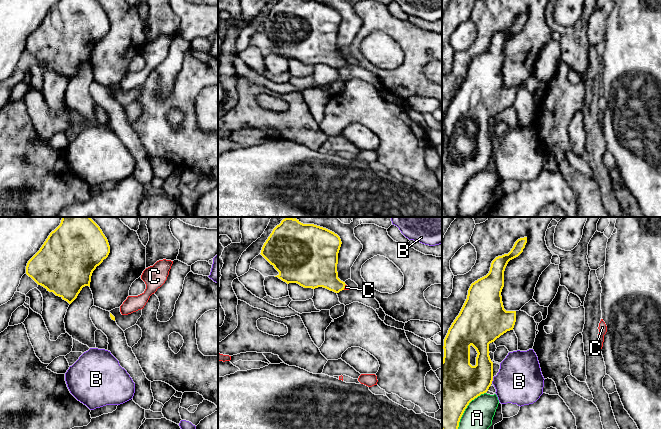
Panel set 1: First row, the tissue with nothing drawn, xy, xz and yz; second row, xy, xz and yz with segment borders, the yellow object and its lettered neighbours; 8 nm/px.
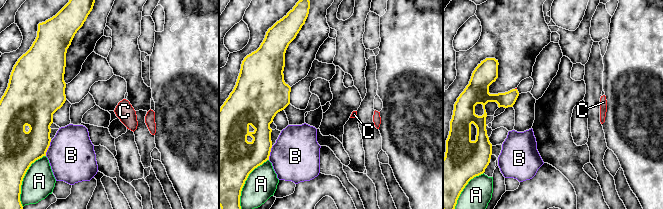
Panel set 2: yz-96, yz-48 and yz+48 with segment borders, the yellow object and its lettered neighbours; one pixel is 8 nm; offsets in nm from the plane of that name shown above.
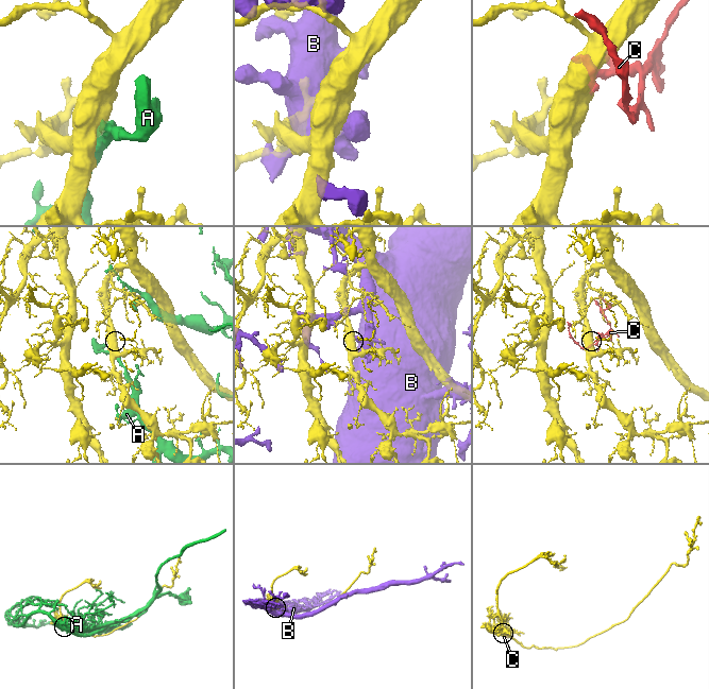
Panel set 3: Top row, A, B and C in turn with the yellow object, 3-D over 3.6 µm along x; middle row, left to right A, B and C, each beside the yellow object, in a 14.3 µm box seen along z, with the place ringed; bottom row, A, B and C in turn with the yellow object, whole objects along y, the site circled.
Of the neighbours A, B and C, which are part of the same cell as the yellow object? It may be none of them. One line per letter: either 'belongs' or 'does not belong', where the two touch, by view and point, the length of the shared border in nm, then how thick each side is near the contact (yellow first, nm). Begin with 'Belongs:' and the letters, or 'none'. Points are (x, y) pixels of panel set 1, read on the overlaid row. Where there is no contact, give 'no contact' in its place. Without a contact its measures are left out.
Belongs: C
A: does not belong; contact yz (466, 407); length 380 nm; calibres 460 and 220 nm
B: does not belong; contact yz (492, 380); length 60 nm; calibres 320 and 380 nm
C: belongs; contact xz (344, 287); length 50 nm; calibres 280 and 30 nm

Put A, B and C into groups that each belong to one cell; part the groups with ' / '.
A / B / C

